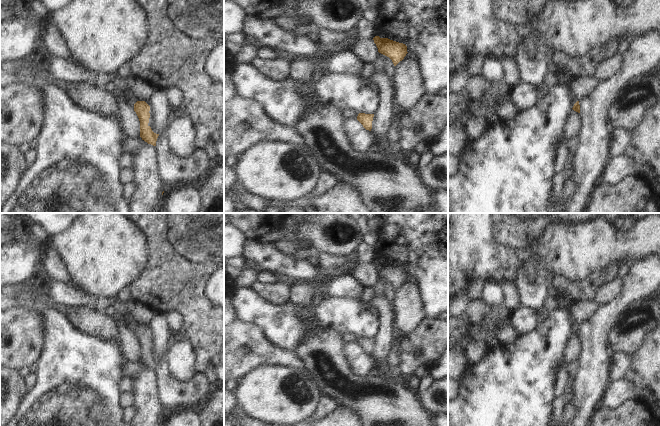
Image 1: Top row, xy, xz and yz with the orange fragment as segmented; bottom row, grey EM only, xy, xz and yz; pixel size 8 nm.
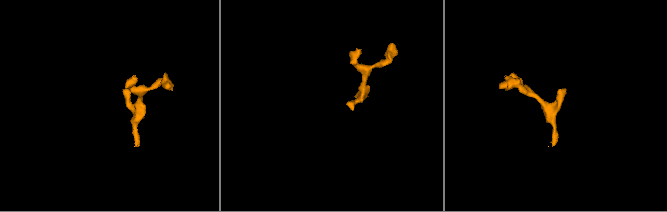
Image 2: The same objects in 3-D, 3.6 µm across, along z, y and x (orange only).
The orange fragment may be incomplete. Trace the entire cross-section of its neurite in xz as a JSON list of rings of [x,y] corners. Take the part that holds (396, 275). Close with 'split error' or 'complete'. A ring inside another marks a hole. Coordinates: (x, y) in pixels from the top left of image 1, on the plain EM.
[[[375,260],[373,262],[374,267],[378,272],[378,276],[389,281],[394,290],[404,283],[407,276],[407,270],[403,267],[399,267],[388,262],[380,262]]]; complete

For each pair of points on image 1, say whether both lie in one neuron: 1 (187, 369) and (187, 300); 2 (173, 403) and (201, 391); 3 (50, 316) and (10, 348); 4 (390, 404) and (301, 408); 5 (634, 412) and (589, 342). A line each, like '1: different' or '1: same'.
1: different
2: same
3: different
4: different
5: different

